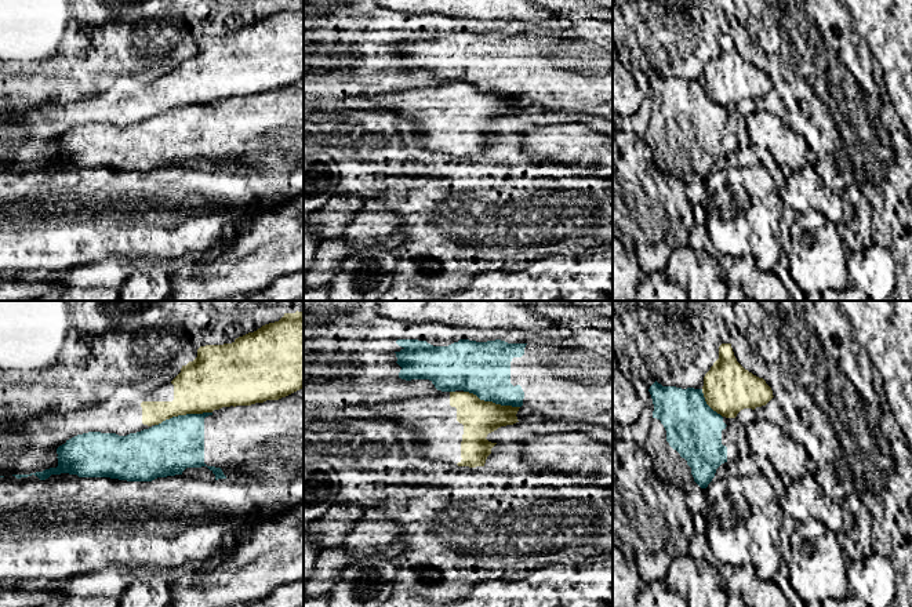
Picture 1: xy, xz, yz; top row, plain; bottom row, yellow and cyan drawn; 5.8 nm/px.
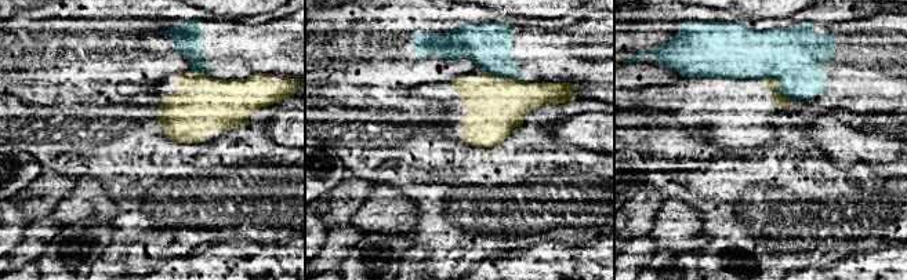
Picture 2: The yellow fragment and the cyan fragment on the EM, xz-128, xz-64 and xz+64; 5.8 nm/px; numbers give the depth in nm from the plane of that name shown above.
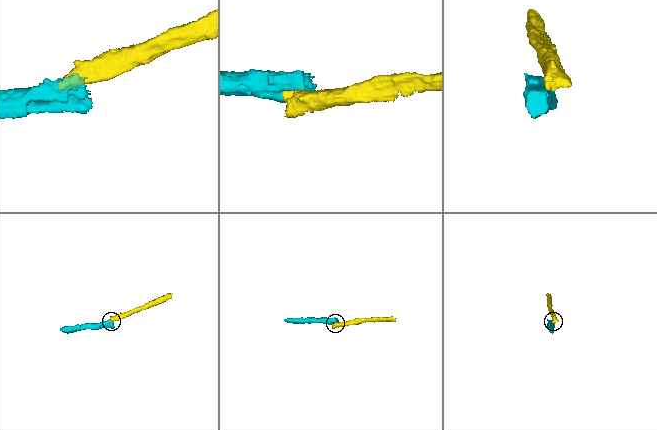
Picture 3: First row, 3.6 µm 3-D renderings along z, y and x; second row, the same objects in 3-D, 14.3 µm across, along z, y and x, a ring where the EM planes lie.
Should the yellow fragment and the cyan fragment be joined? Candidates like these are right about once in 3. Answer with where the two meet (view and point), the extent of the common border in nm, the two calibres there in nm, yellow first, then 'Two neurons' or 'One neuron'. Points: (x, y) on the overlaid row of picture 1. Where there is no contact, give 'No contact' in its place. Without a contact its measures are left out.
Touches yellow at xy (182, 414). Shared border 340 nm. Thickness 320 nm (yellow) against 300 nm. Two neurons

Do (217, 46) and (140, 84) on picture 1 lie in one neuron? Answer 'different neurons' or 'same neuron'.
same neuron

